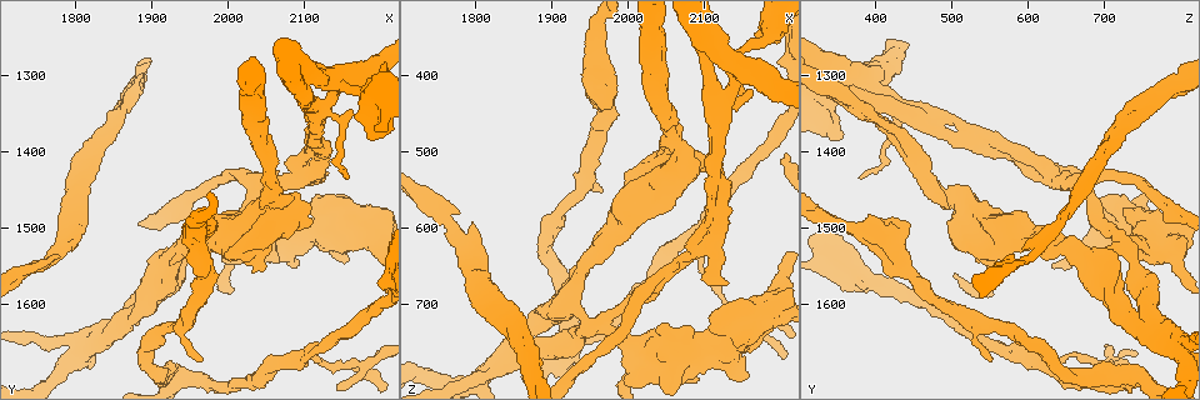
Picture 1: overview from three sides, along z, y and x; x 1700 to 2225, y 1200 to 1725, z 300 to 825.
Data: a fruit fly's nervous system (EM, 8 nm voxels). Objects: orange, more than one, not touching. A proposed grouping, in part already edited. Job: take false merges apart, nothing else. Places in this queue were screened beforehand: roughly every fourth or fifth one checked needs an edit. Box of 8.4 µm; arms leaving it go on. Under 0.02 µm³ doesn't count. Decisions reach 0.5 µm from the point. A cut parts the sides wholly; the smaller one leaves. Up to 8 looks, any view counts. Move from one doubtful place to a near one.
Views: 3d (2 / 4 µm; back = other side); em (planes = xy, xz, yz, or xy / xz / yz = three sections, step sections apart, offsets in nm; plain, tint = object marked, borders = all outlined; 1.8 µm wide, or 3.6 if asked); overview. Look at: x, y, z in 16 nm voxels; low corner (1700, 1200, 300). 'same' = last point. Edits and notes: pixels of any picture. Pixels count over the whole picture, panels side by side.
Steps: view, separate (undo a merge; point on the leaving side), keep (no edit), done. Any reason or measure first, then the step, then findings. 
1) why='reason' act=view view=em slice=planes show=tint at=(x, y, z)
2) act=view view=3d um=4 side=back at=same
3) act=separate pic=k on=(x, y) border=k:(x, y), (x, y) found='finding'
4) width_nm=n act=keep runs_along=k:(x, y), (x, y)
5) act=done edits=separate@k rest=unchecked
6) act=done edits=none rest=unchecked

act=view view=em um=3.6 slice=planes show=tint at=(2200, 1510, 685)

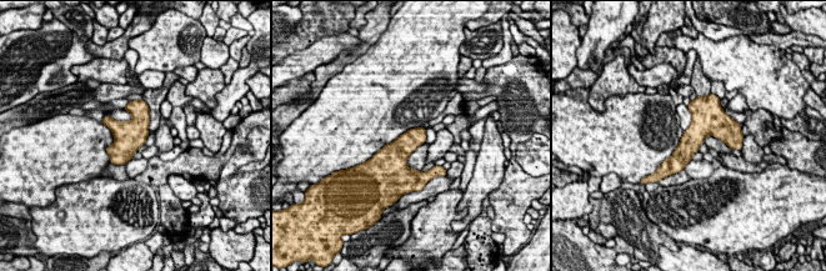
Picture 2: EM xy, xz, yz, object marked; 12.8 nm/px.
act=keep found='all the same cell'

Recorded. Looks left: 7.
why='sharp bend' act=view view=3d um=4 at=(2085, 1525, 780)

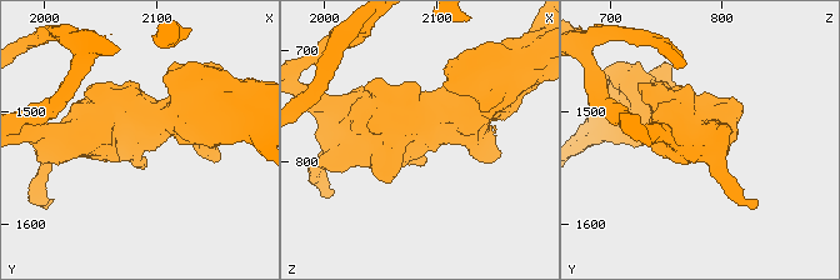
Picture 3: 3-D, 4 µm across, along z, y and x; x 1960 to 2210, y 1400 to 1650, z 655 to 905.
act=view view=em um=3.6 slice=planes show=tint at=(2084, 1522, 780)

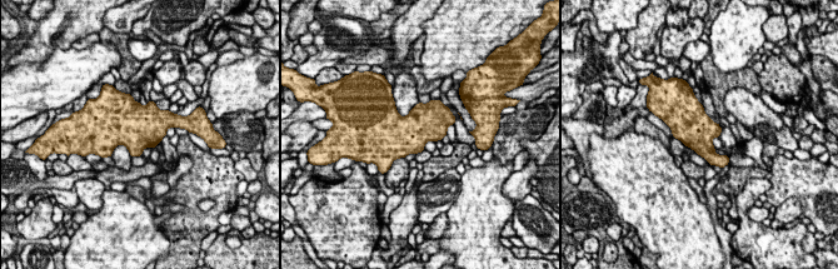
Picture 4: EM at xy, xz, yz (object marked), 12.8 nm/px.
act=keep found='all the same cell'

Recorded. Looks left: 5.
why='thin neck' act=view view=em slice=planes show=tint at=(1970, 1525, 735)

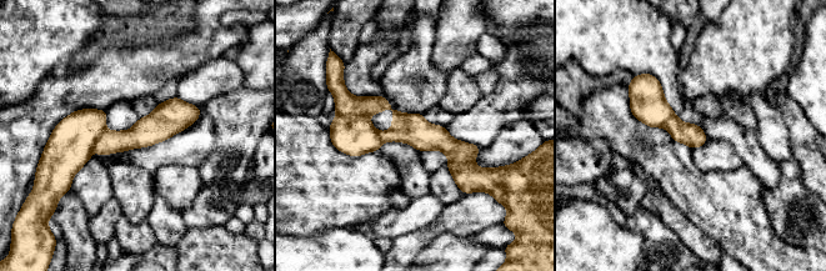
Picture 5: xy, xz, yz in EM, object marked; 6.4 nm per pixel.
act=separate pic=5 on=(354, 135) border=5:(338, 114), (366, 115) found='a second cell is stuck on'

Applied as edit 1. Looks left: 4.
act=done edits=separate@5 rest=unchecked

